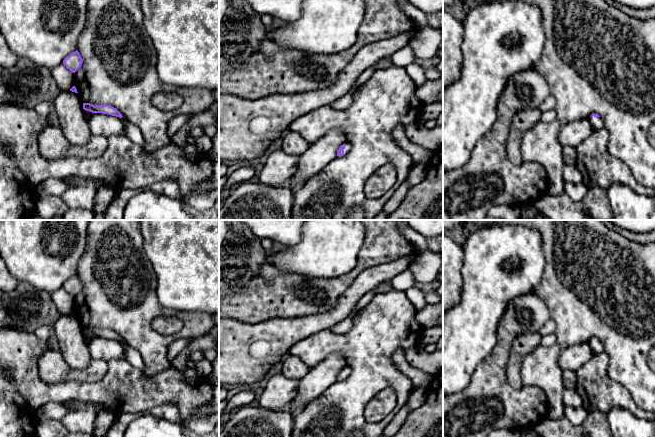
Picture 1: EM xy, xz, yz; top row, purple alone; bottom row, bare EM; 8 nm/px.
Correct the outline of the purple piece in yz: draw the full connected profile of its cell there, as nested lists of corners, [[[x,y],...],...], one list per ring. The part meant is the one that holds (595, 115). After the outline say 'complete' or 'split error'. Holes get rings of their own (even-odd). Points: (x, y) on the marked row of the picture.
[[[592,114],[589,119],[592,124],[593,132],[596,132],[603,127],[603,121],[598,114]]]; split error

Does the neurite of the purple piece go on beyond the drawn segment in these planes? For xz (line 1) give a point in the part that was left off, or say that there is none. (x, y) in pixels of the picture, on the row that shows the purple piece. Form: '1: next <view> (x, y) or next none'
1: next xz (347, 145)

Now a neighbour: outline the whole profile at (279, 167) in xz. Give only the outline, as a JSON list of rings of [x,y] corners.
[[[282,149],[268,155],[259,173],[259,182],[273,186],[287,186],[289,179],[296,171],[299,156],[285,153]]]

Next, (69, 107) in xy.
[[[70,90],[60,91],[52,104],[56,109],[59,126],[67,141],[73,146],[86,144],[92,133],[78,93]]]

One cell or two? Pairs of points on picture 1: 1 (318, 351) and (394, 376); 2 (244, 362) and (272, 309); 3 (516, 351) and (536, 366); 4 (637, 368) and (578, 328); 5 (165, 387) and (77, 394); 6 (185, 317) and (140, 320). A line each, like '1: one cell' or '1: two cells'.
1: one cell
2: two cells
3: two cells
4: one cell
5: one cell
6: one cell

